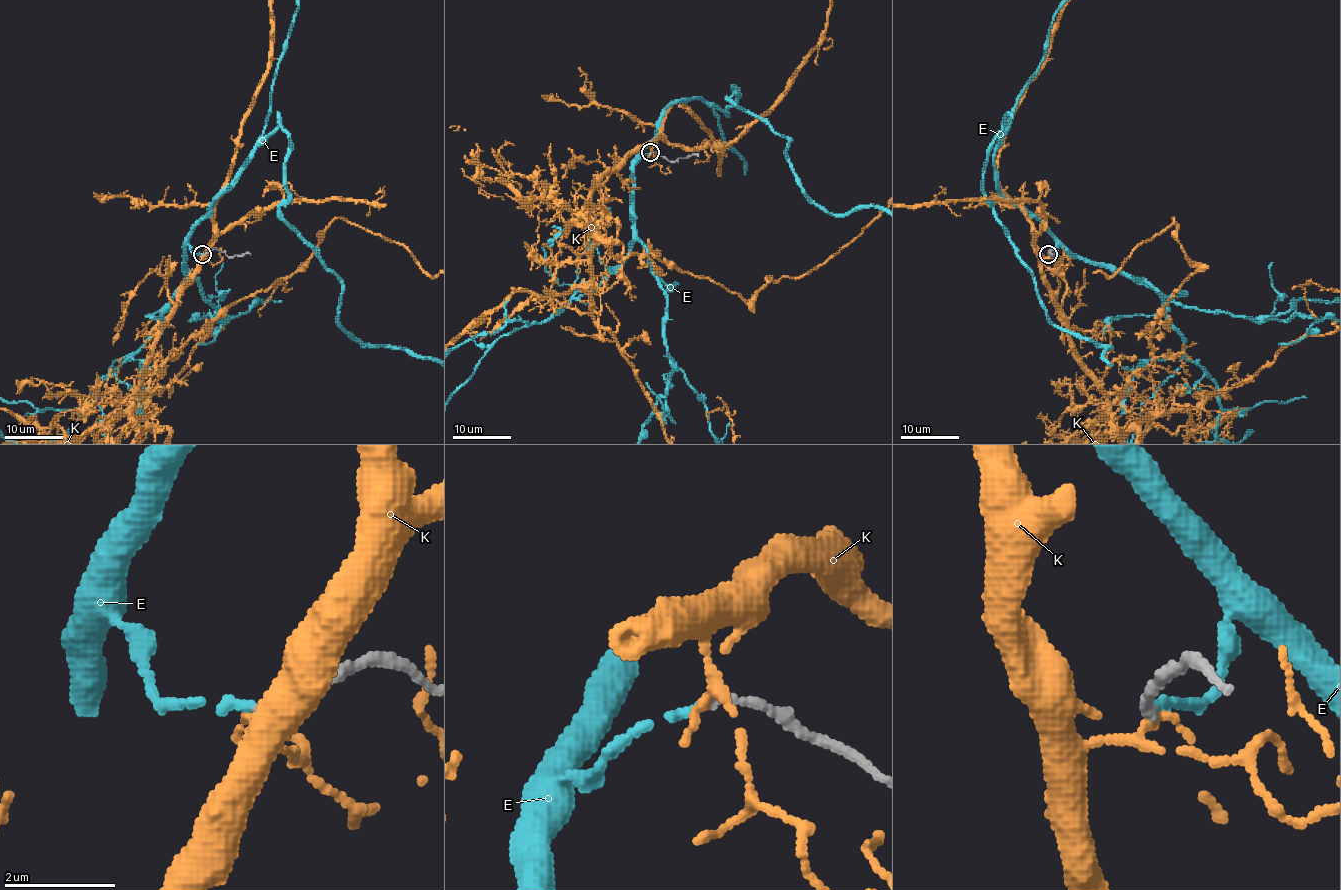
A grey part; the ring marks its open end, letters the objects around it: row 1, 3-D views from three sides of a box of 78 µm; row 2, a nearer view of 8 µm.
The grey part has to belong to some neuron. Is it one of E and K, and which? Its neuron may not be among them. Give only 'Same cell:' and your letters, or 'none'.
Same cell: E

